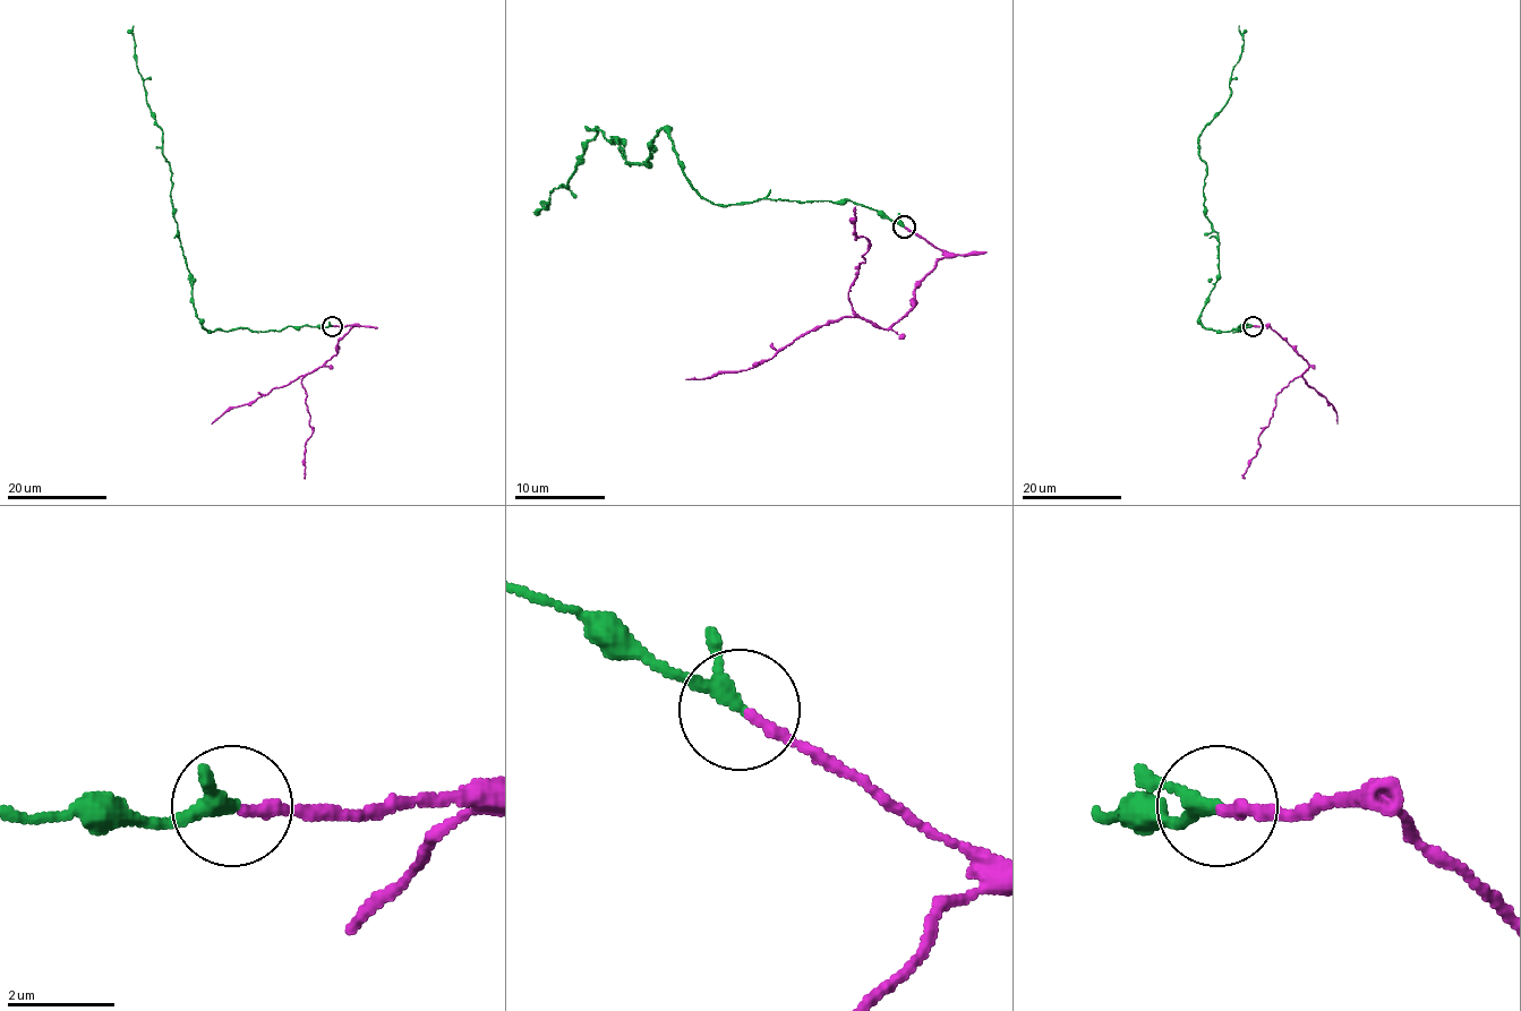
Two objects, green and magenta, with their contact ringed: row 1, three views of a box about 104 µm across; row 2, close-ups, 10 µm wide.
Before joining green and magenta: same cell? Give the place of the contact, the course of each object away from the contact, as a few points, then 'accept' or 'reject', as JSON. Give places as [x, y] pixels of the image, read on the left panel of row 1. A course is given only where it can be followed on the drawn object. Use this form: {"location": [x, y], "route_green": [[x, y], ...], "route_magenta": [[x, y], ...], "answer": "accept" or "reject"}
{"location": [332, 326], "route_green": [[331, 325], [208, 332], [198, 319], [171, 205], [170, 164], [163, 154], [163, 130], [137, 67], [133, 26]], "route_magenta": [[333, 325], [353, 325], [338, 343], [338, 351], [304, 376], [301, 386], [313, 433], [305, 447], [305, 479]], "answer": "accept"}

